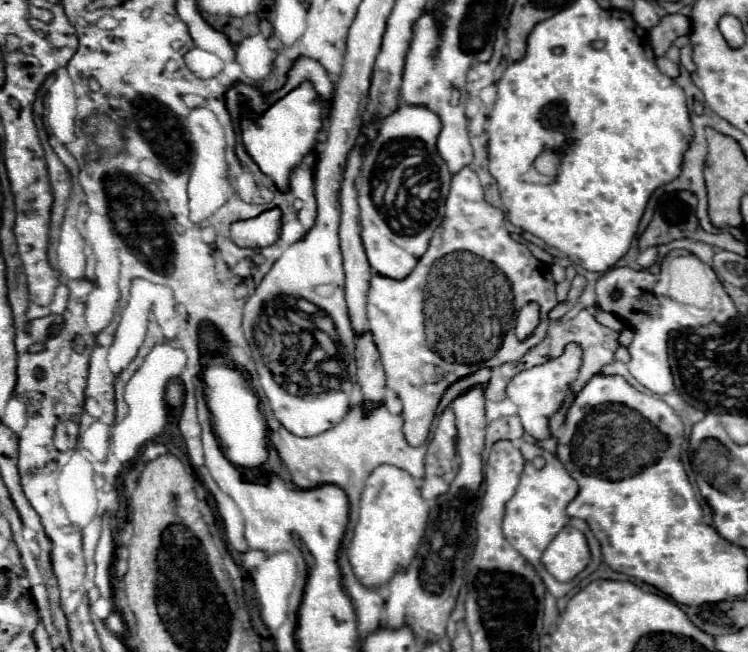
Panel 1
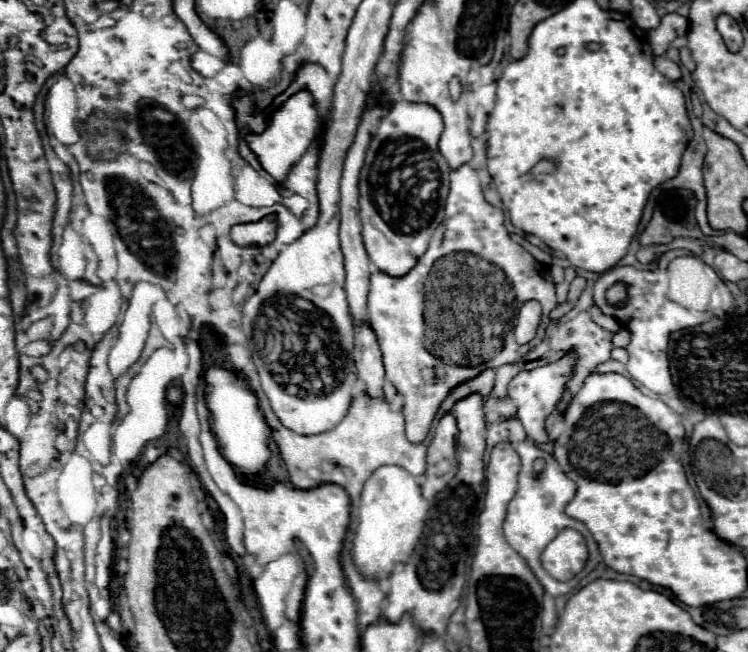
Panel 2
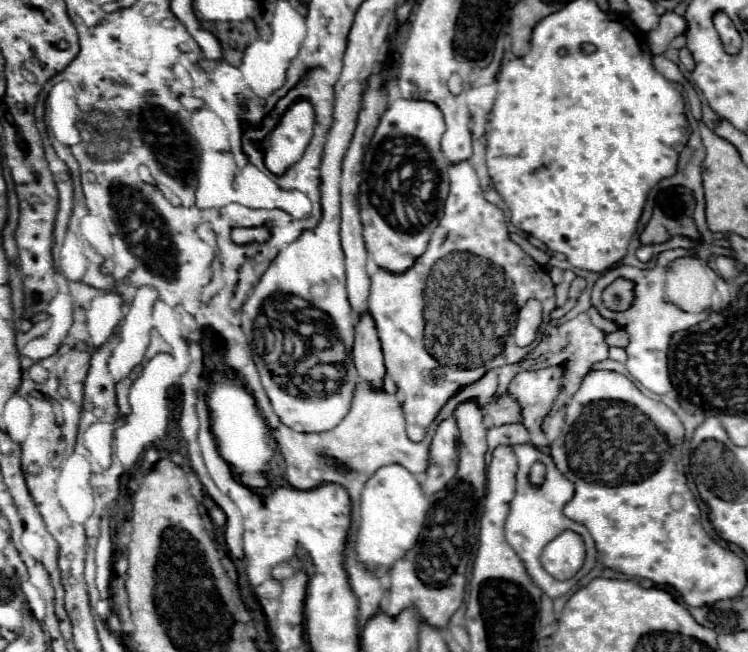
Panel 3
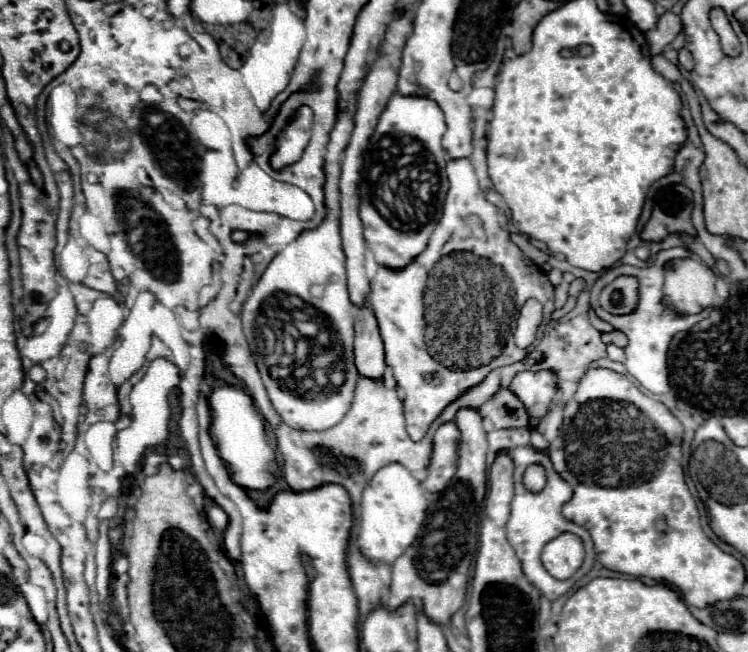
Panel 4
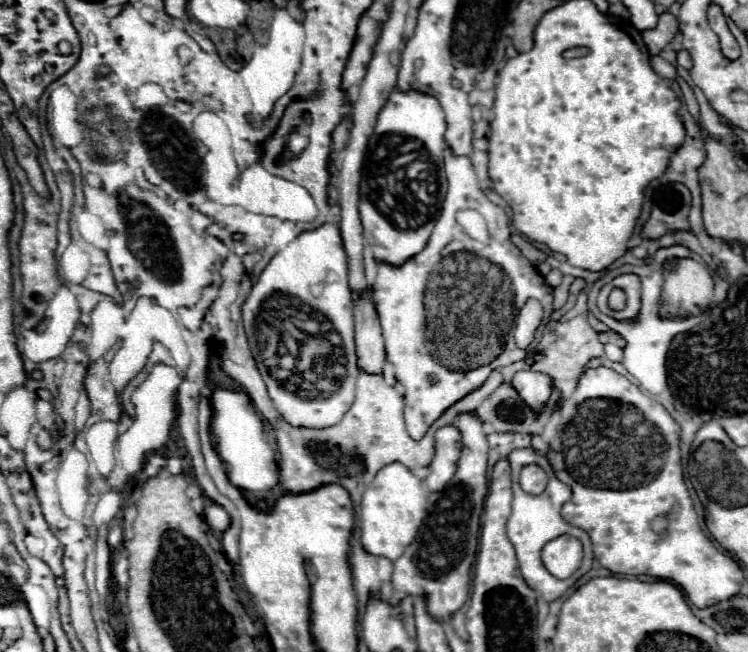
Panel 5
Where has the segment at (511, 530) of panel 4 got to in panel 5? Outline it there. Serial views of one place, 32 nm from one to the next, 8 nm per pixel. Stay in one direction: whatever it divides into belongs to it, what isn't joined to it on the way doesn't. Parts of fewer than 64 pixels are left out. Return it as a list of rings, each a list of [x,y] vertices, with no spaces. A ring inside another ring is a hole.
[[[518,448],[518,450],[512,450],[512,452],[510,452],[508,460],[510,460],[510,466],[512,466],[512,488],[514,488],[512,514],[510,514],[508,526],[506,526],[506,528],[508,528],[508,540],[512,542],[512,546],[514,546],[514,550],[516,550],[516,556],[518,556],[518,562],[520,562],[520,570],[522,570],[524,580],[538,592],[538,596],[542,596],[544,600],[552,602],[552,600],[560,598],[582,574],[586,574],[586,572],[592,568],[592,560],[594,560],[592,542],[590,542],[590,536],[588,536],[582,528],[570,526],[570,524],[562,518],[560,508],[562,508],[564,502],[568,502],[568,500],[572,498],[572,490],[570,490],[568,484],[564,484],[564,482],[560,482],[560,480],[556,478],[556,474],[554,474],[554,470],[552,470],[552,466],[550,466],[550,462],[548,462],[546,456],[538,454],[538,452],[532,450],[532,448]],[[530,462],[538,464],[538,466],[544,468],[544,472],[548,474],[548,486],[546,486],[546,490],[544,490],[542,494],[538,494],[538,496],[532,496],[532,494],[524,492],[524,490],[520,488],[520,482],[518,482],[520,470],[522,470],[526,464],[530,464]],[[562,534],[572,534],[572,536],[576,536],[576,538],[584,544],[584,562],[582,562],[580,570],[578,570],[574,576],[570,576],[568,580],[558,580],[558,578],[554,578],[554,576],[544,568],[544,564],[542,564],[542,560],[540,560],[540,552],[542,552],[544,544],[550,542],[550,540],[554,540],[556,536],[562,536]]]

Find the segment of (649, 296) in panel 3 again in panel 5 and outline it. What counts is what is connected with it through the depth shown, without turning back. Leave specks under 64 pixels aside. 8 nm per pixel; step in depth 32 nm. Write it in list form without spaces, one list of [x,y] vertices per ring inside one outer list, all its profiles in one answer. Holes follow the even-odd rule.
[[[670,246],[670,248],[662,248],[658,250],[654,256],[652,256],[652,264],[646,264],[646,266],[630,266],[630,264],[624,264],[620,268],[614,268],[614,270],[608,270],[600,280],[594,282],[594,286],[590,288],[590,294],[588,294],[588,308],[590,312],[602,320],[604,324],[610,326],[610,330],[622,334],[626,338],[626,346],[624,346],[624,368],[640,382],[640,386],[644,390],[648,390],[650,394],[662,394],[668,390],[668,380],[666,380],[666,352],[668,352],[668,346],[672,342],[672,338],[678,334],[678,332],[690,332],[690,328],[693,328],[700,322],[704,321],[708,312],[704,312],[699,316],[690,316],[687,318],[664,318],[660,314],[660,284],[664,282],[662,278],[662,266],[666,260],[670,258],[684,258],[684,256],[692,256],[694,260],[698,258],[694,252],[690,252],[686,246]],[[620,274],[636,274],[642,282],[642,306],[640,306],[640,312],[638,316],[634,316],[632,320],[616,320],[604,312],[598,310],[596,306],[596,296],[600,292],[600,288],[606,284],[606,282],[612,282],[612,278],[620,276]]]

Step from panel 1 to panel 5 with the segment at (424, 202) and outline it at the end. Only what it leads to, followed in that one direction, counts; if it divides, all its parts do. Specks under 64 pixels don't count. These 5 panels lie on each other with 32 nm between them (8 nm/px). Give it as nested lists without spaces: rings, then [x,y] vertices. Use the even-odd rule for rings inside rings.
[[[394,90],[380,110],[364,156],[360,182],[364,240],[378,262],[402,266],[428,244],[448,190],[444,176],[444,132],[446,122],[438,100],[422,92]]]

